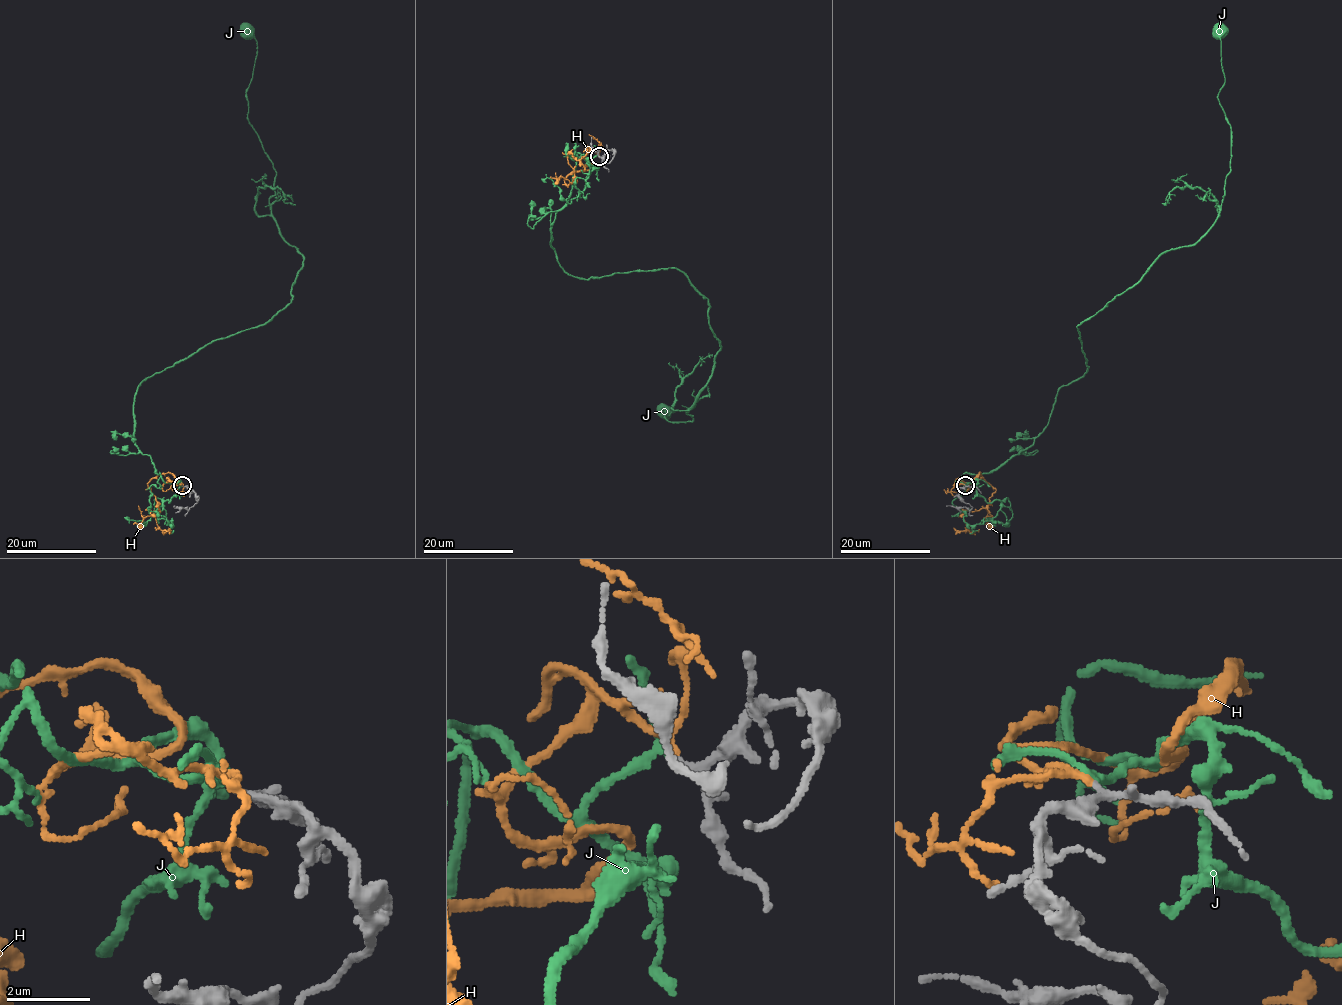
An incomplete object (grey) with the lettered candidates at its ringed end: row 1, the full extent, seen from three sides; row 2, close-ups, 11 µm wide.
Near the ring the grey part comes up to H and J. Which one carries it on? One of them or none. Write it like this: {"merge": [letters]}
{"merge": ["J"]}

